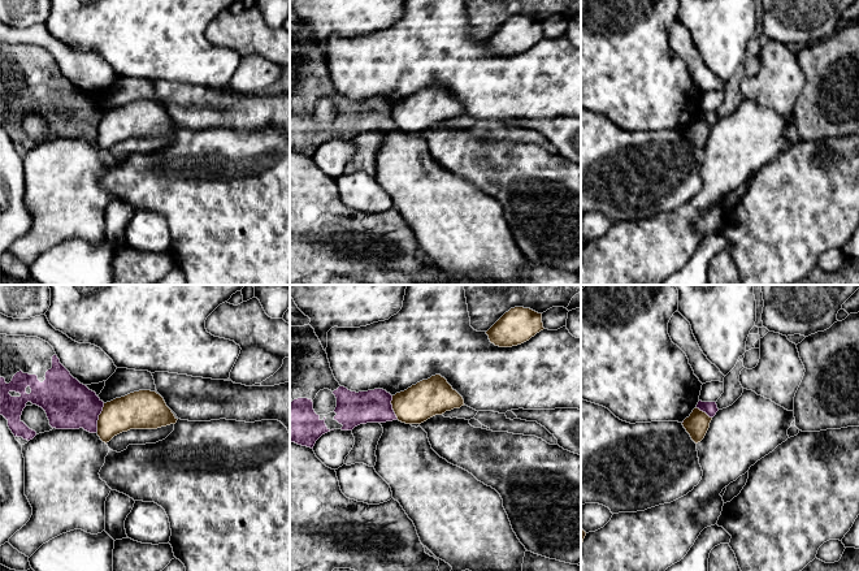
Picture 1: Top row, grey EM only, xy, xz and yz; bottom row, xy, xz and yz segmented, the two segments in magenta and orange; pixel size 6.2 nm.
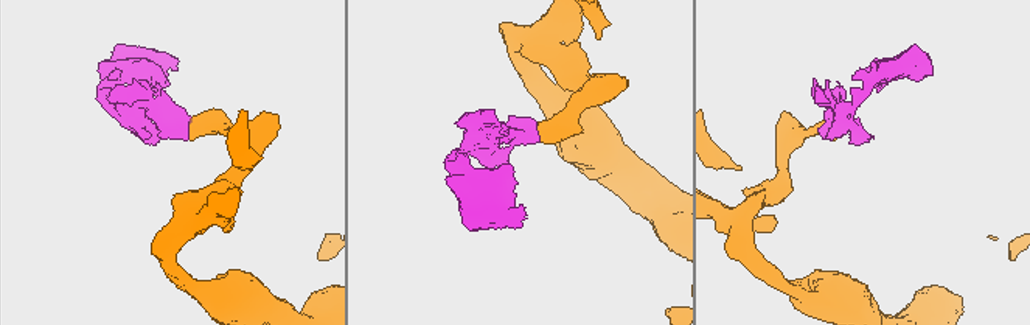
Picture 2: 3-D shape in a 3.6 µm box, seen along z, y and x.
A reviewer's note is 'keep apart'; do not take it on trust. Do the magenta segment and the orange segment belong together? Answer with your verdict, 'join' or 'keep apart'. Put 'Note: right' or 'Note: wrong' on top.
Note: right
keep apart

